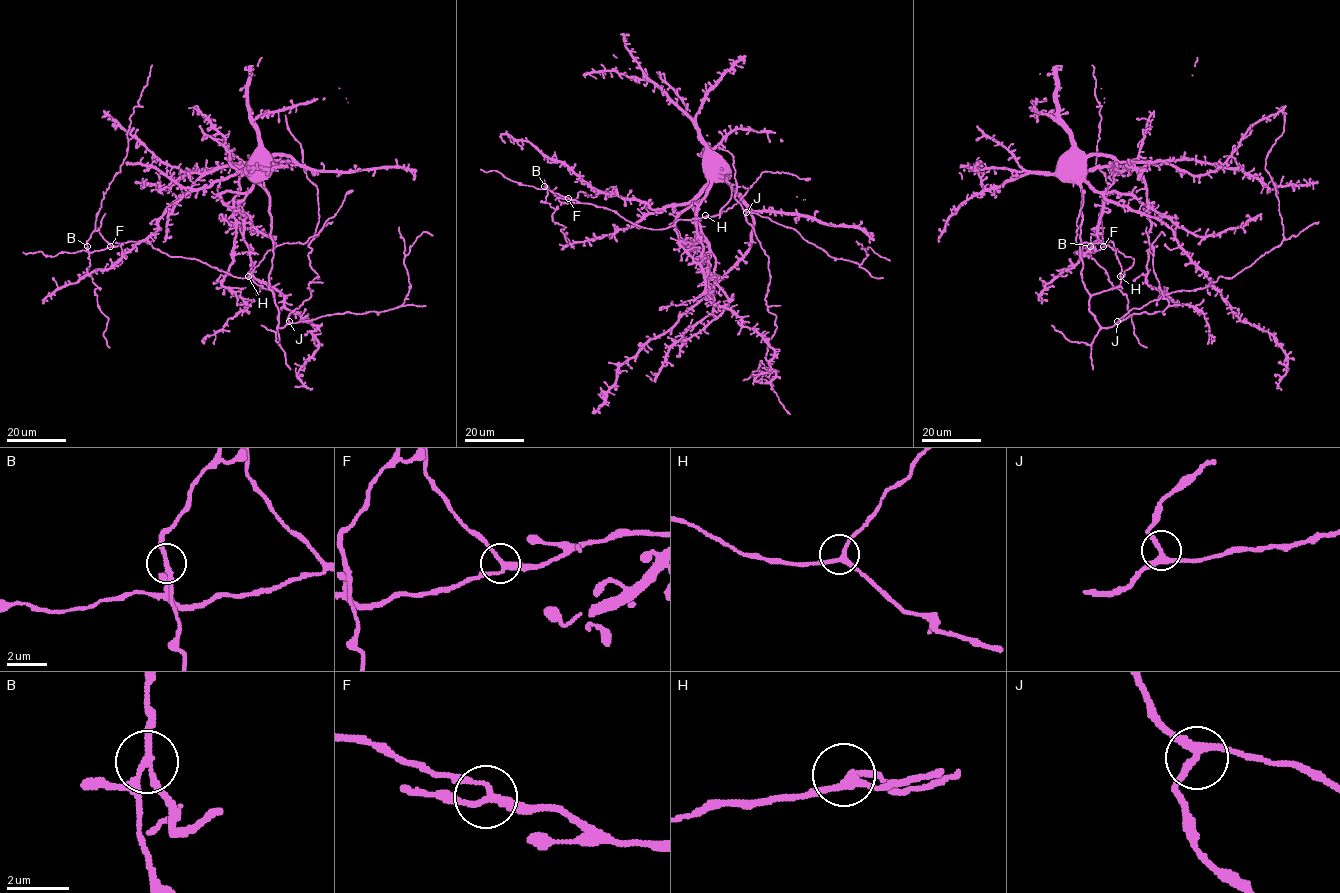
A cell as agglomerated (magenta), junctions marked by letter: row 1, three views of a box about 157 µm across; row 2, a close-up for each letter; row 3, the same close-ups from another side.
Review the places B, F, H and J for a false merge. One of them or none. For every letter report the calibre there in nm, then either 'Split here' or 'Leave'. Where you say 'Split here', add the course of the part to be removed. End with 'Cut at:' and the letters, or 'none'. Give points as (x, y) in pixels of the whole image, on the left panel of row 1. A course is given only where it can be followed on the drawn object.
B: Thickness 190 nm. Split here. Course of the part to remove: (87, 246), (90, 264), (87, 273), (98, 286), (95, 289), (98, 307), (108, 318), (104, 334), (110, 347)
F: Thickness 200 nm. Leave
H: Thickness 240 nm. Leave
J: Thickness 240 nm. Leave
Cut at: B

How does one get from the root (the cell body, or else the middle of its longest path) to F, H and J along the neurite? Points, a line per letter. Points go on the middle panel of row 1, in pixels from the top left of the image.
F: (720, 170), (718, 175), (731, 176), (731, 198), (720, 212), (663, 229), (568, 198)
H: (720, 170), (718, 175), (731, 176), (726, 177), (731, 198), (718, 214), (705, 215)
J: (720, 170), (718, 175), (731, 176), (726, 180), (736, 186), (735, 198), (746, 212)

